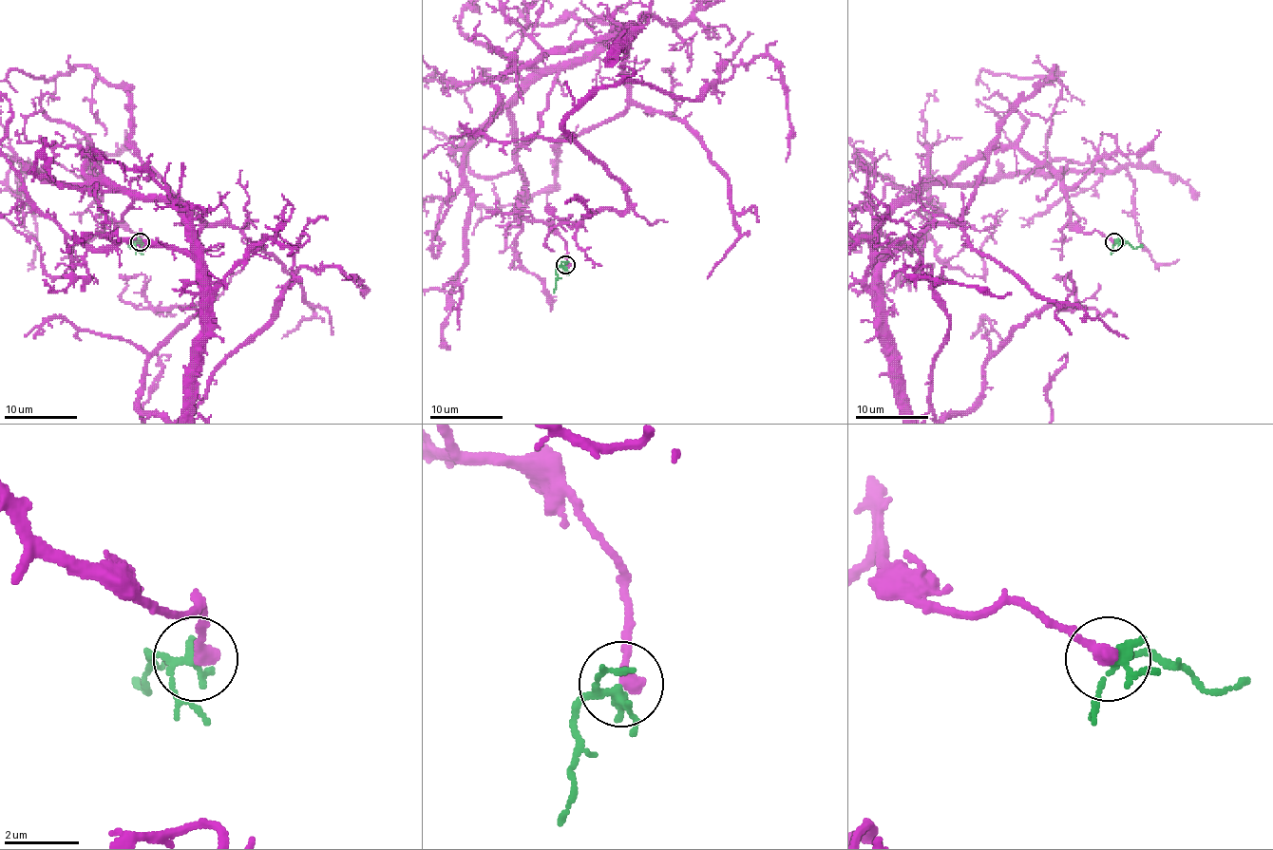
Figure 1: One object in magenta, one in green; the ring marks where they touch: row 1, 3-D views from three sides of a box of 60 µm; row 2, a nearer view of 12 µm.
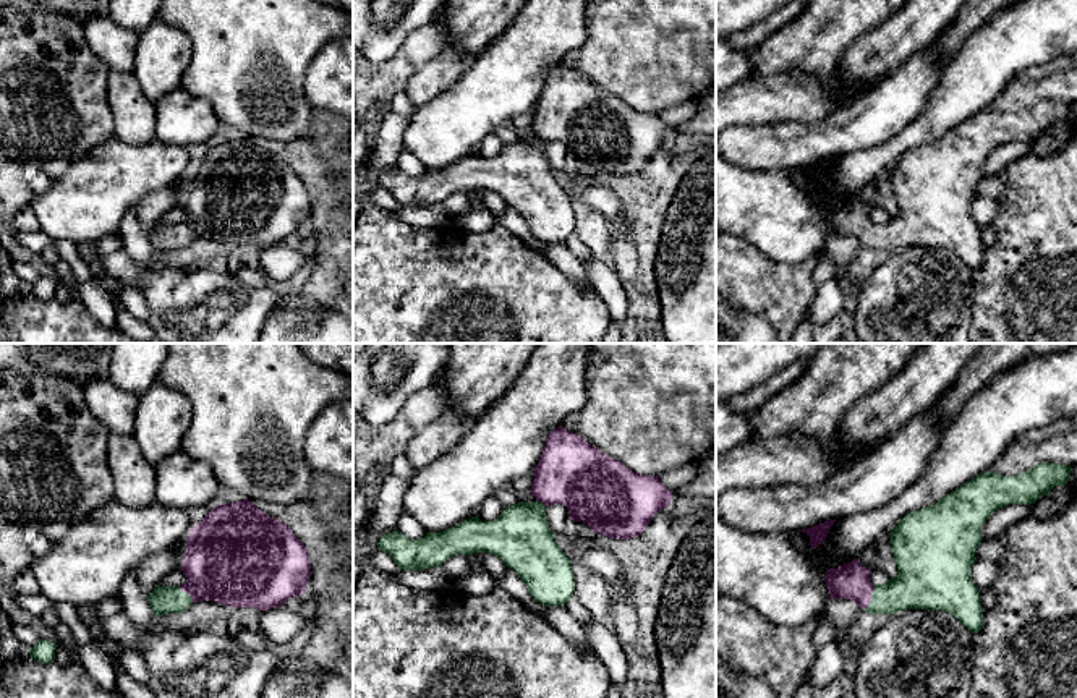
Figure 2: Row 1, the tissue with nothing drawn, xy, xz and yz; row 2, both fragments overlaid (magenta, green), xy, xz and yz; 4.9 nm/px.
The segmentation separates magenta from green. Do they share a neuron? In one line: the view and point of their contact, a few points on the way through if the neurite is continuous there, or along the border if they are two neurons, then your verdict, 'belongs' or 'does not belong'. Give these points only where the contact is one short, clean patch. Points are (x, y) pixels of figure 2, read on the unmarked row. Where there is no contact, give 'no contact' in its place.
yz (870, 235) | across yz (851, 217), (870, 235), (891, 235), (919, 222) | belongs

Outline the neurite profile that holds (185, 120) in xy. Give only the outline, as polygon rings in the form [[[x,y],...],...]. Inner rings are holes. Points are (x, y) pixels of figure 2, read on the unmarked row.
[[[181,86],[155,102],[155,139],[189,149],[217,134],[220,121],[207,100]]]

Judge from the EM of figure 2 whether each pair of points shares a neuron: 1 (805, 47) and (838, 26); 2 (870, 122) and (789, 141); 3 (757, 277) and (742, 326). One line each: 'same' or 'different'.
1: same
2: same
3: different

